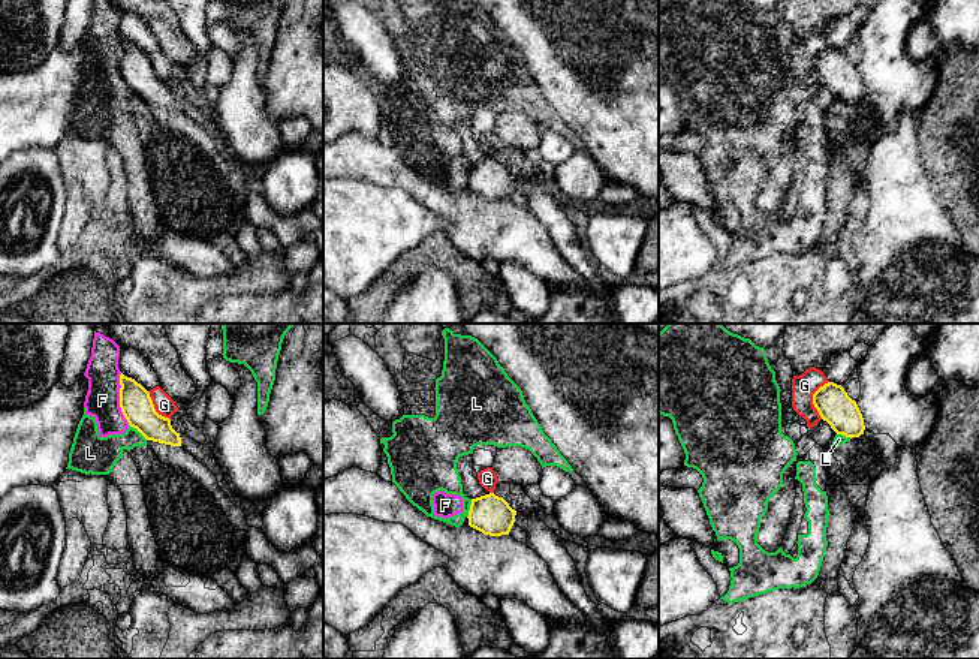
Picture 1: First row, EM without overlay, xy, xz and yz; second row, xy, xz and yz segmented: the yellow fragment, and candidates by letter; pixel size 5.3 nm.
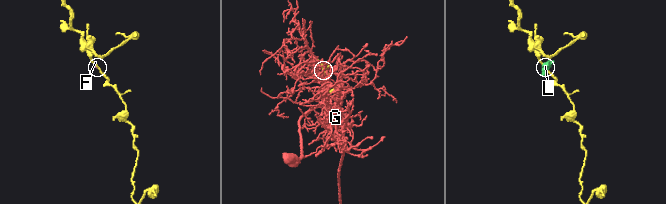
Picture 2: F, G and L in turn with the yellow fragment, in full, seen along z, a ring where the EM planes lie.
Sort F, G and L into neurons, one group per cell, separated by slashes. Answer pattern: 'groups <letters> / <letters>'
groups F L / G

